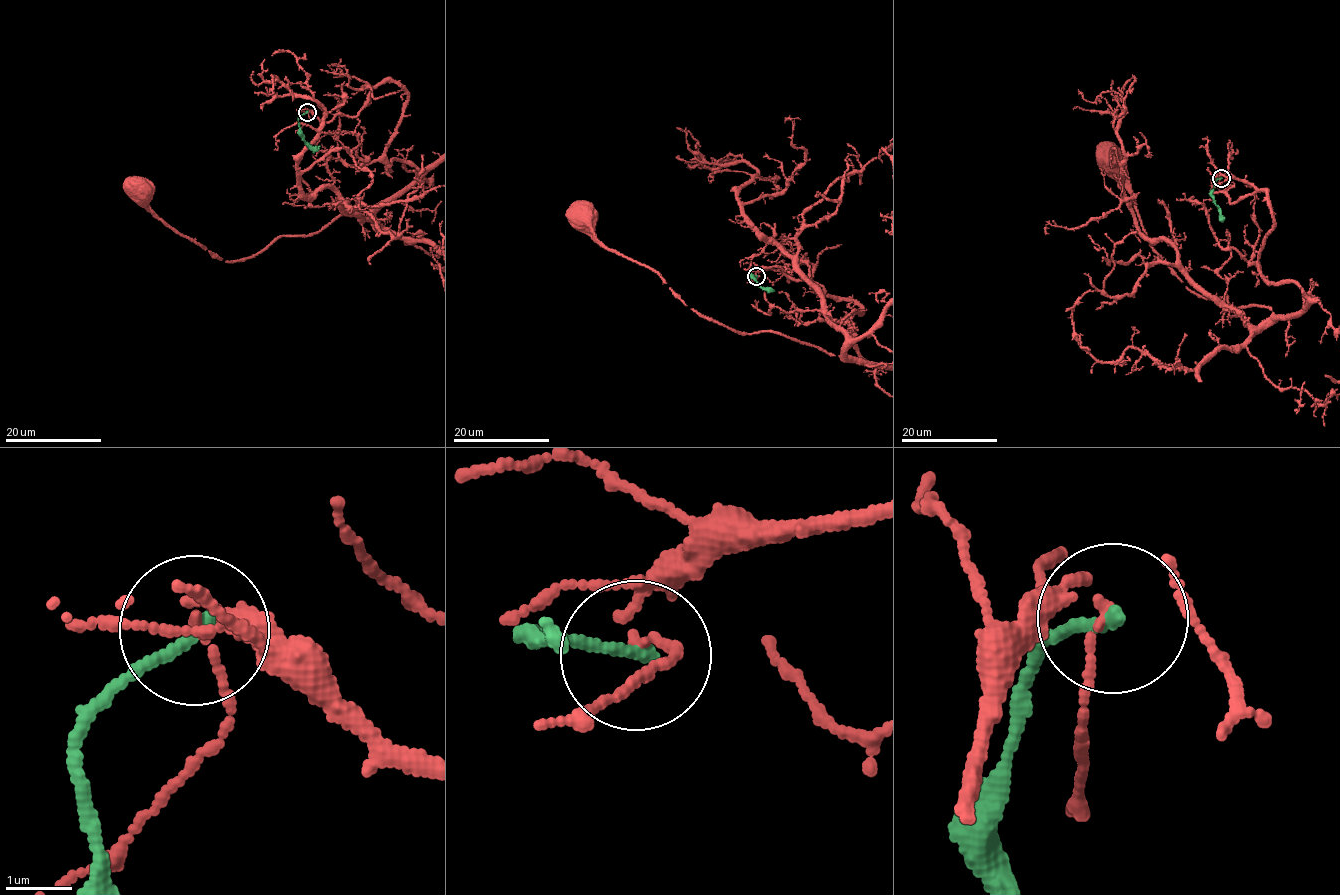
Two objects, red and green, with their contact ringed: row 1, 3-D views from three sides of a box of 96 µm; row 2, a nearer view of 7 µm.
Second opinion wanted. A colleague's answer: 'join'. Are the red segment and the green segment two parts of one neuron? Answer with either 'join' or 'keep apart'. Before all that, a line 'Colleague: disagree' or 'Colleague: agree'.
Colleague: disagree
keep apart

